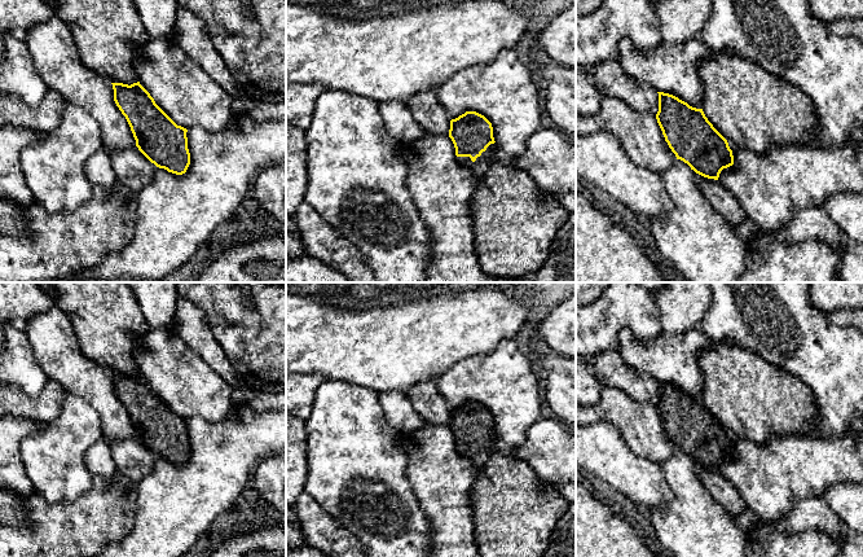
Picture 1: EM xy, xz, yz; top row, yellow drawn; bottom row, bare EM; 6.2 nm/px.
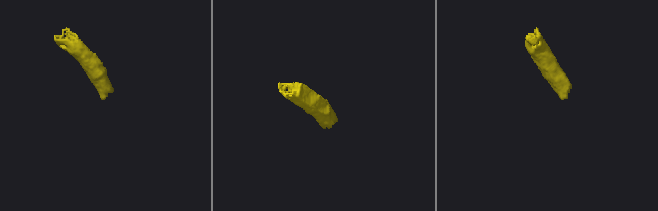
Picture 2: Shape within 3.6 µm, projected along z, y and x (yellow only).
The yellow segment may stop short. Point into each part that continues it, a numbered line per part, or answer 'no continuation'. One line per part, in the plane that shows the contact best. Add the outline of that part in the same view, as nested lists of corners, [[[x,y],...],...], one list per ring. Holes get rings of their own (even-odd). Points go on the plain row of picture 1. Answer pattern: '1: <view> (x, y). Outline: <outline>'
no continuation

